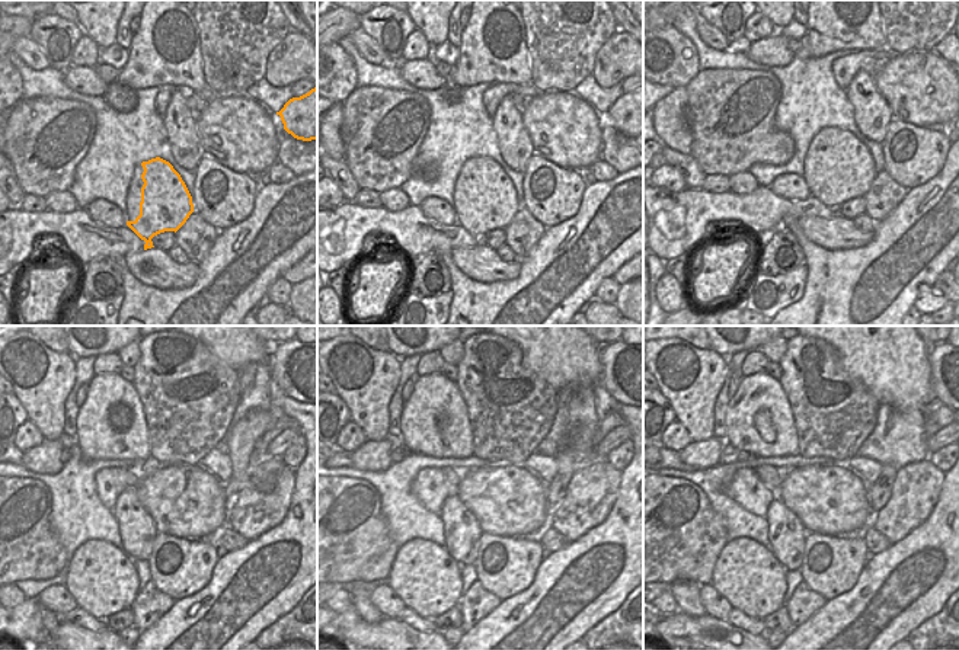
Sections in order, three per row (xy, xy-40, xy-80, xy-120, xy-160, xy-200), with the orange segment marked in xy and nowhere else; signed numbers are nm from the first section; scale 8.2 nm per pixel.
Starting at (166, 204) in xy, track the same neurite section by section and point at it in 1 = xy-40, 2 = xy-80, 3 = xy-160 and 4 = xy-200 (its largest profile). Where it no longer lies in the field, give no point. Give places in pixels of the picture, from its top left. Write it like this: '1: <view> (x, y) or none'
1: xy-40 (492, 202)
2: xy-80 (767, 246)
3: xy-160 (424, 575)
4: xy-200 (748, 575)

